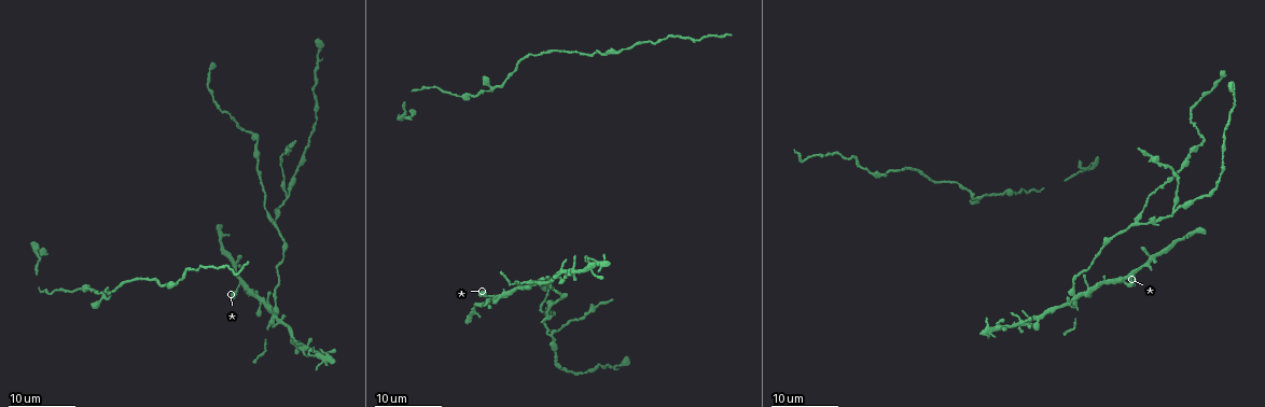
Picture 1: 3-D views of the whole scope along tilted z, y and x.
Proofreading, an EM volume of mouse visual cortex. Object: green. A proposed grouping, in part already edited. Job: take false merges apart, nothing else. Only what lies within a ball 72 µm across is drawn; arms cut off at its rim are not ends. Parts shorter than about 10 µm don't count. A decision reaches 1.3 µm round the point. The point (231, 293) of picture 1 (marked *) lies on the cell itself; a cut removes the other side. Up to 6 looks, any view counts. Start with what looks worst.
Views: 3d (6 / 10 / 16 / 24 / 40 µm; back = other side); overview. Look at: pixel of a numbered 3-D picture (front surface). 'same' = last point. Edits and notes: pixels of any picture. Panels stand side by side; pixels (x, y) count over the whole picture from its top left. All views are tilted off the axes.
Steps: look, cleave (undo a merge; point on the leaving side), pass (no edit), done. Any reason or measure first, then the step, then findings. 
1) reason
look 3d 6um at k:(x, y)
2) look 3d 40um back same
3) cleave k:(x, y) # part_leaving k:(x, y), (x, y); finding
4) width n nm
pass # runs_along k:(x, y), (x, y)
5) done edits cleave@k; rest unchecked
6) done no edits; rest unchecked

a fork
look 3d 24um at 1:(1136, 225)

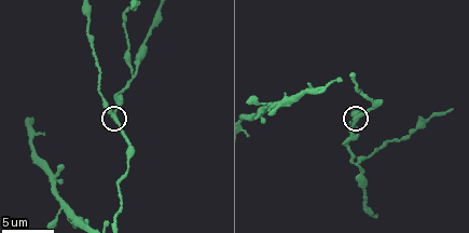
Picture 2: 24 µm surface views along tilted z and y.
look 3d 10um at 2:(355, 120)

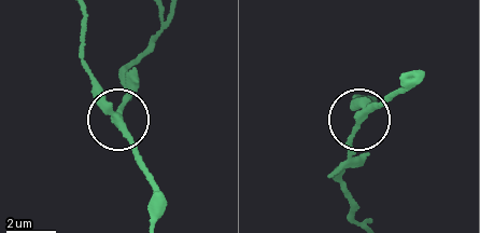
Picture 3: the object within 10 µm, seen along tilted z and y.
side_arm 33 um
pass # all the same cell

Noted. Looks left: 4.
branch point
look 3d 10um at 2:(132, 70)

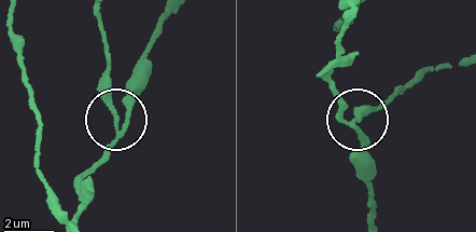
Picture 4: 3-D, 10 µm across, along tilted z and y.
look 3d 10um back at 4:(357, 127)

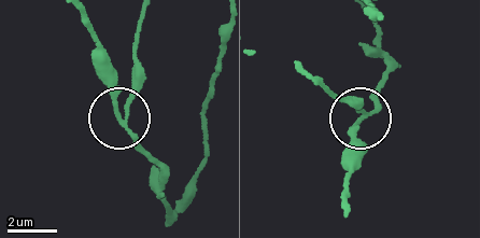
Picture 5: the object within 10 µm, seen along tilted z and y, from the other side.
cleave 5:(133, 81) # part_leaving 5:(126, 116), (138, 19); a second cell is stuck on

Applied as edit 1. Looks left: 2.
three-way junction
look 3d 16um at 1:(1075, 295)

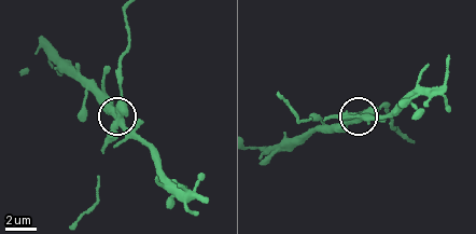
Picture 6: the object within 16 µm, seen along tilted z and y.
look 3d 6um at 6:(121, 119)

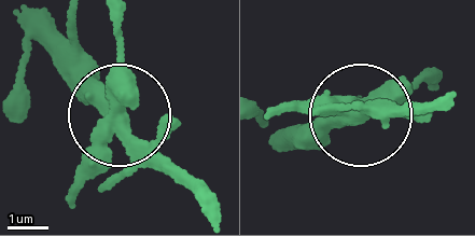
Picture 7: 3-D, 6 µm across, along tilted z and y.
pass # runs_along 7:(57, 38), (87, 58), (136, 138), (173, 167); all the same cell

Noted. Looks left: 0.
done edits cleave@5; rest unchecked

